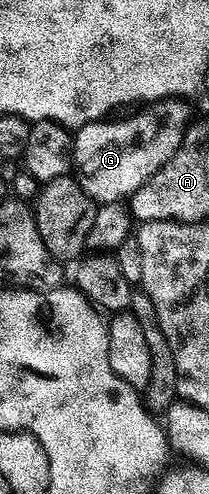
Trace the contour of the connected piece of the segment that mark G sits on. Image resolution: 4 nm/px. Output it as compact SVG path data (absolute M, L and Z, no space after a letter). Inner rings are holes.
M164 98L144 105L120 122L89 122L73 134L73 166L84 192L95 204L123 202L175 155L192 116L186 101Z

